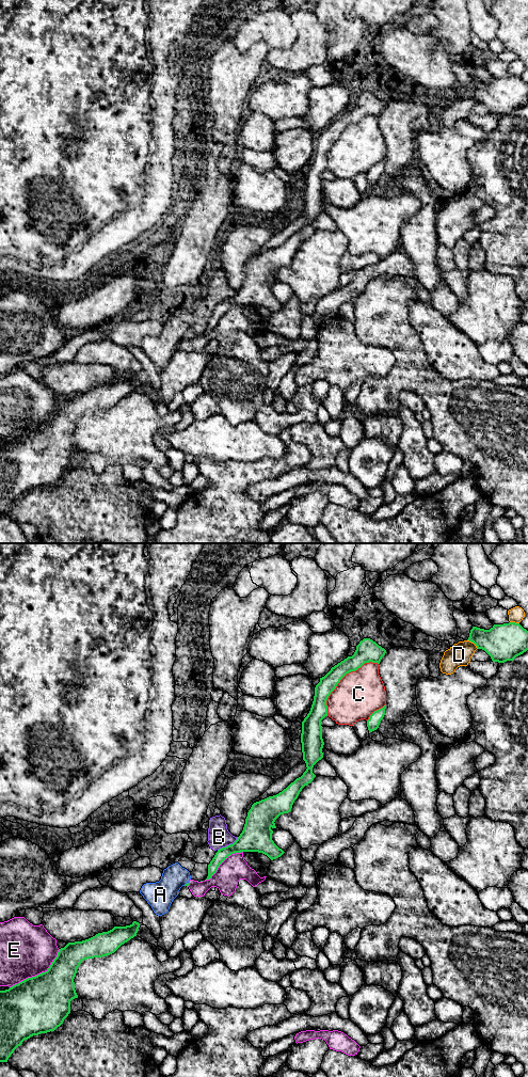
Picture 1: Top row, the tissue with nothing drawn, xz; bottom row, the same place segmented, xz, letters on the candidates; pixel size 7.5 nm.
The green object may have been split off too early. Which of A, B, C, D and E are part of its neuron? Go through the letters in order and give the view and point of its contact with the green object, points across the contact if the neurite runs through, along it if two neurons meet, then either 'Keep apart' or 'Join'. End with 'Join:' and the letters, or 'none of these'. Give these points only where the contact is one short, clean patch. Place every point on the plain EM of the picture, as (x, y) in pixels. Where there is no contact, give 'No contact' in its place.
A: Touches green at xz (187, 336). Keep apart
B: Touches green at xz (227, 299). Keep apart
C: Touches green at xz (341, 131). Keep apart
D: Touches green at xz (473, 95). Boundary: xz (467, 93), (478, 101). Keep apart
E: Touches green at xz (40, 427). Keep apart
Join: none of these

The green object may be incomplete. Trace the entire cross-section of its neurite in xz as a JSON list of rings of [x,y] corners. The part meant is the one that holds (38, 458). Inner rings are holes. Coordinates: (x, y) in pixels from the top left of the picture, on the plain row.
[[[133,375],[130,379],[114,380],[82,395],[68,396],[59,403],[47,425],[0,444],[0,516],[7,516],[25,493],[60,480],[70,466],[70,455],[78,452],[74,432],[80,417],[87,412],[114,407],[122,398],[137,390],[139,381],[140,377]]]

